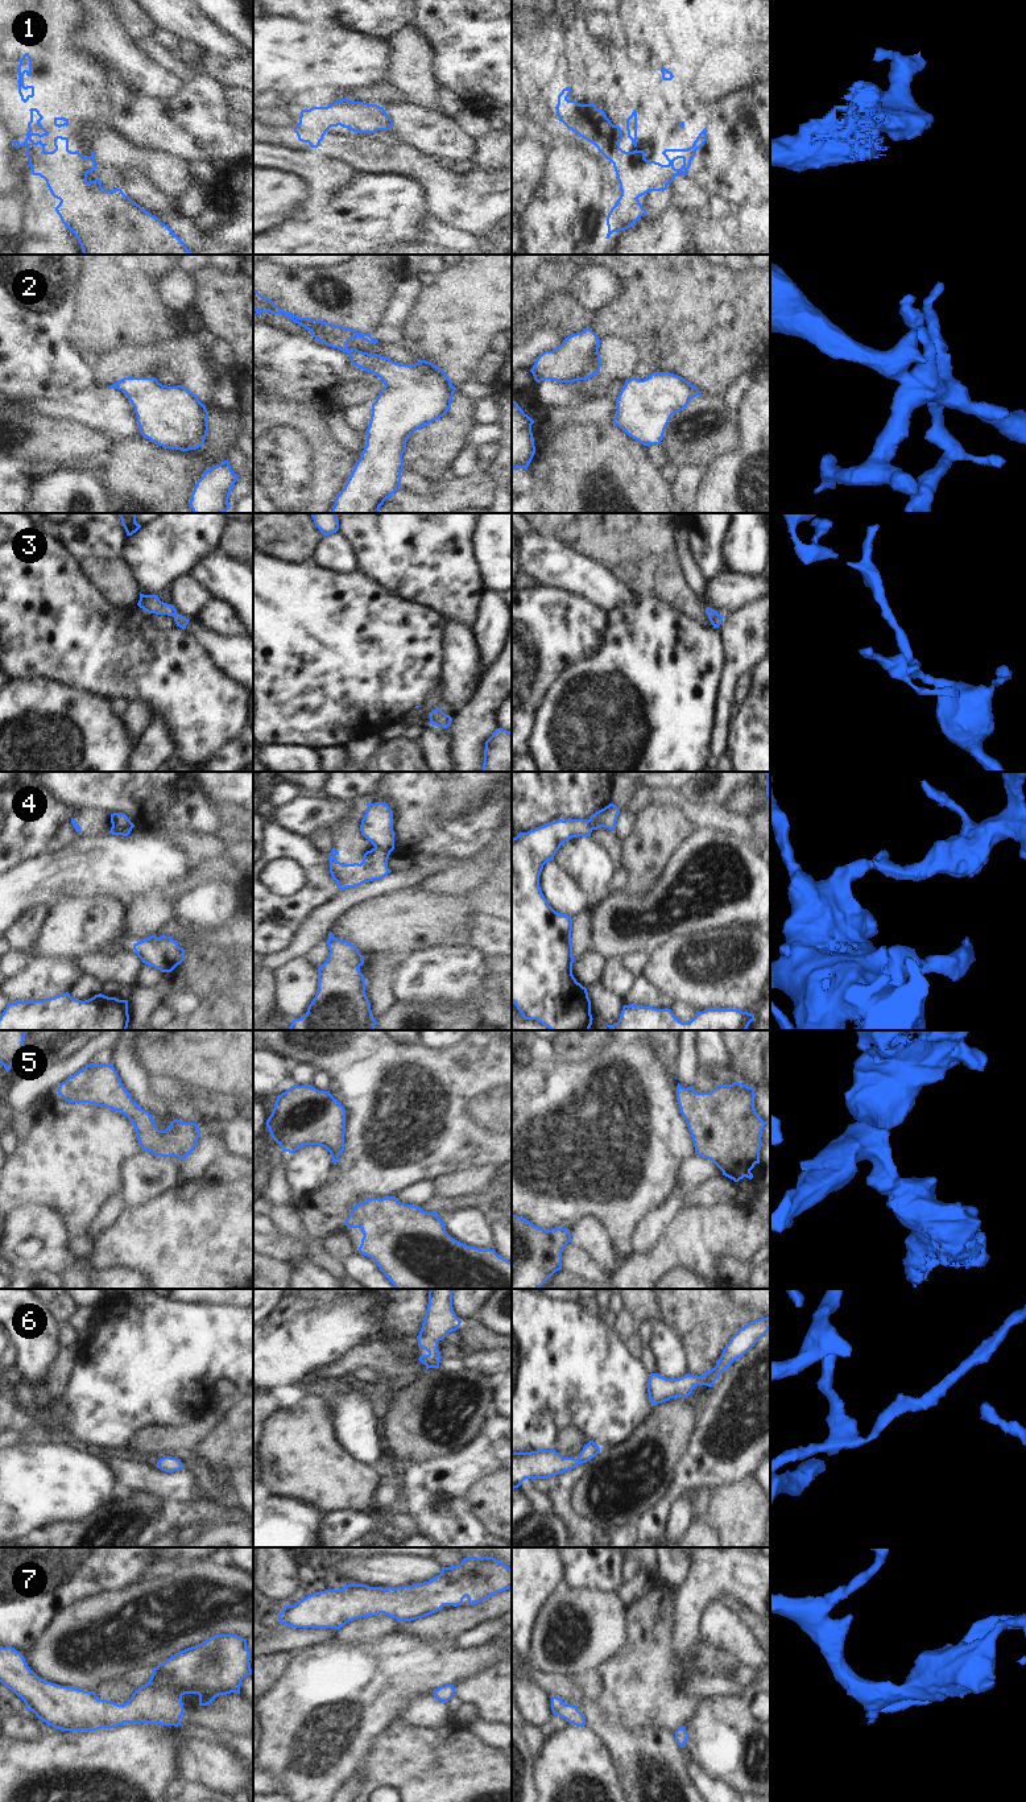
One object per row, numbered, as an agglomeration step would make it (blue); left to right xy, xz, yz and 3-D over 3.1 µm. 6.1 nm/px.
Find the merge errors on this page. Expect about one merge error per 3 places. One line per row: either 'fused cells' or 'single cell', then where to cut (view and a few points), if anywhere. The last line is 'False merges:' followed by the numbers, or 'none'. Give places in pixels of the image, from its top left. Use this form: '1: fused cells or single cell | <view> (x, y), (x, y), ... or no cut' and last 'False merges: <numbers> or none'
1: single cell | no cut
2: single cell | no cut
3: single cell | no cut
4: fused cells | xz (375, 846), (391, 851)
5: single cell | no cut
6: single cell | no cut
7: single cell | no cut
False merges: 4

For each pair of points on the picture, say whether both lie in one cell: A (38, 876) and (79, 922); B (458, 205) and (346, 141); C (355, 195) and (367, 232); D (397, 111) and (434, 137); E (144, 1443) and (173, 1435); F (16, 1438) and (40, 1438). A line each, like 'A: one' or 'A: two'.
A: two
B: one
C: one
D: one
E: one
F: one

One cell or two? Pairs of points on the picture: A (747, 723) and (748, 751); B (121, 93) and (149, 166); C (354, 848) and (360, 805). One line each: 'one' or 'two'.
A: one
B: two
C: one

